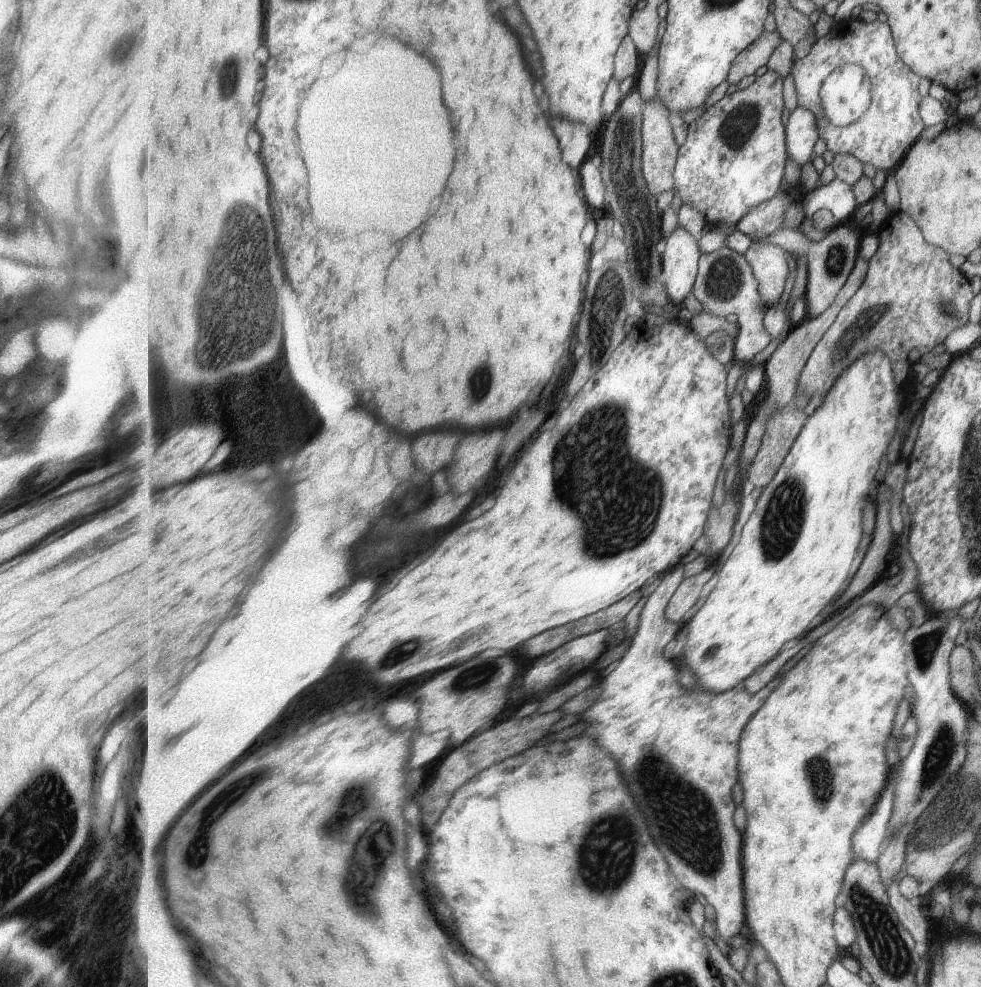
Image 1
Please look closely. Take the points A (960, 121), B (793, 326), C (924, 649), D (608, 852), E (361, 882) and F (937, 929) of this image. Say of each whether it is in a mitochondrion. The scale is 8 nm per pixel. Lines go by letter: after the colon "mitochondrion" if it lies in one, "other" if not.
A: other
B: other
C: mitochondrion
D: mitochondrion
E: mitochondrion
F: other

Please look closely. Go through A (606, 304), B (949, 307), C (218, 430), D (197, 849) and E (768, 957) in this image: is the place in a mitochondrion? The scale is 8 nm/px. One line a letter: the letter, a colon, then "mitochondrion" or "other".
A: mitochondrion
B: mitochondrion
C: other
D: mitochondrion
E: other

